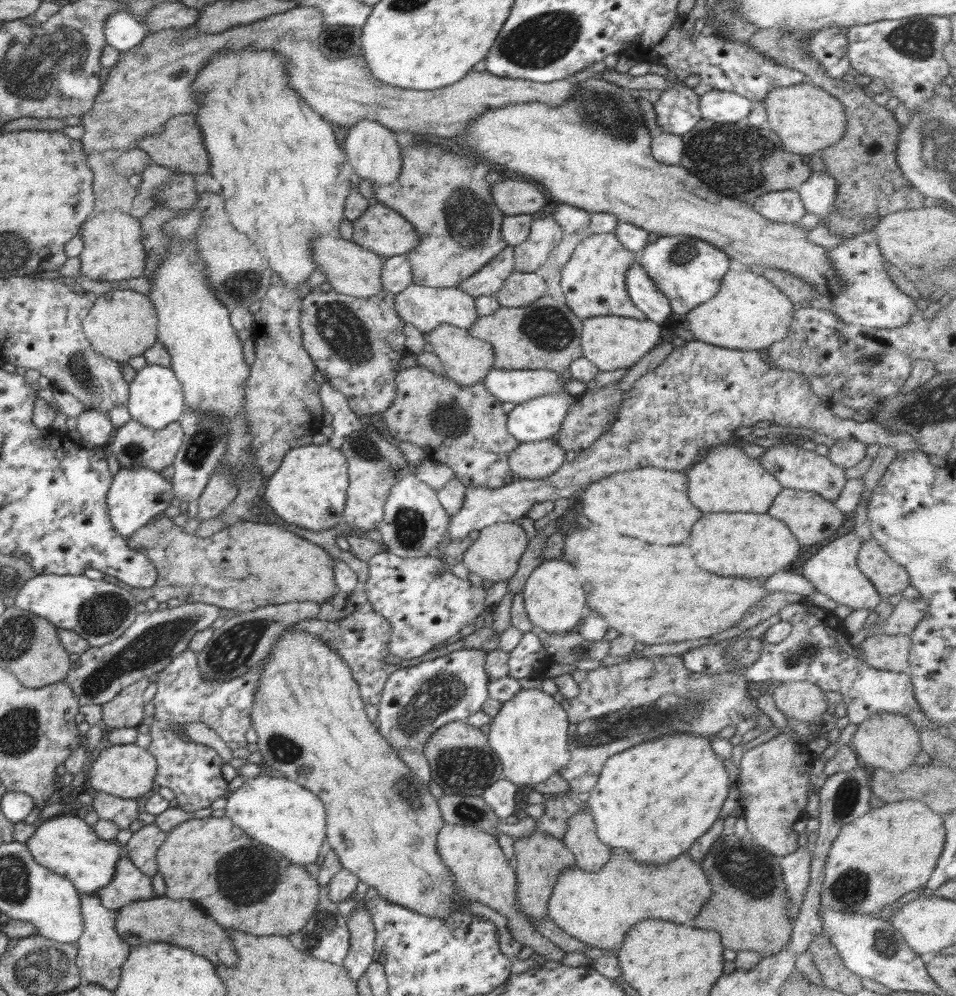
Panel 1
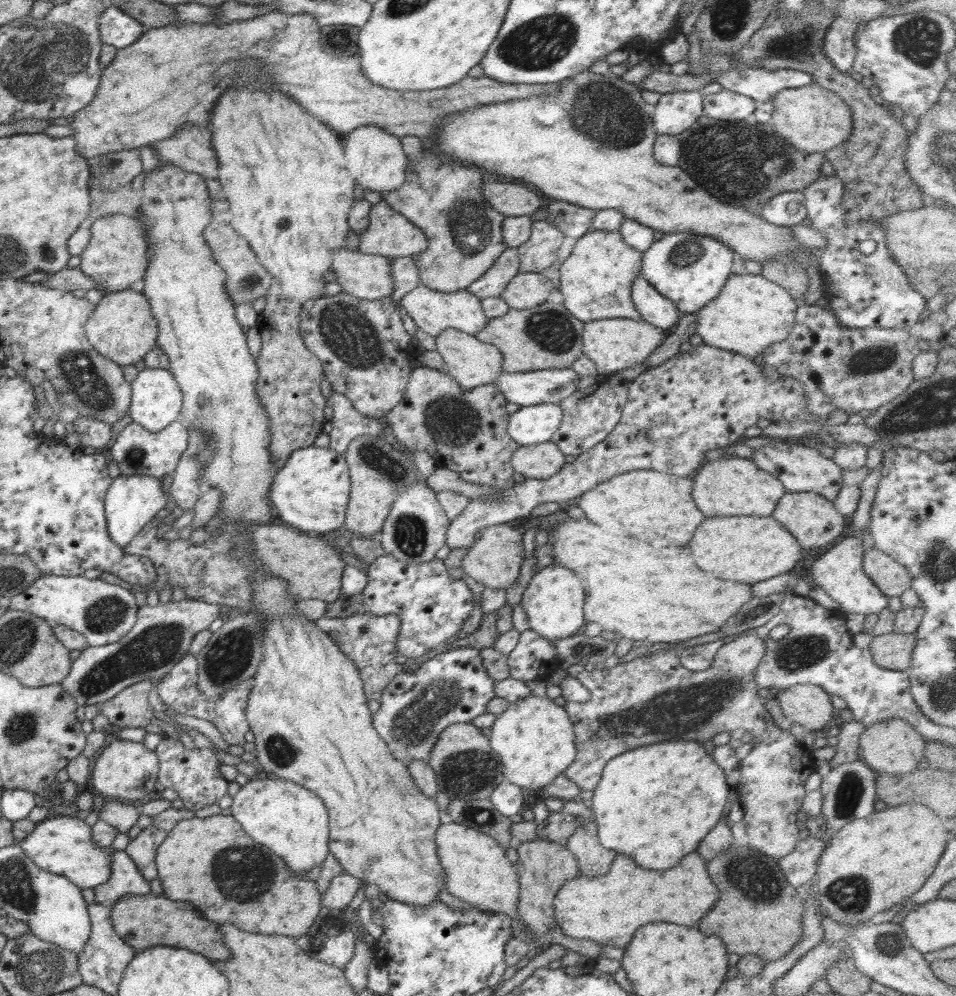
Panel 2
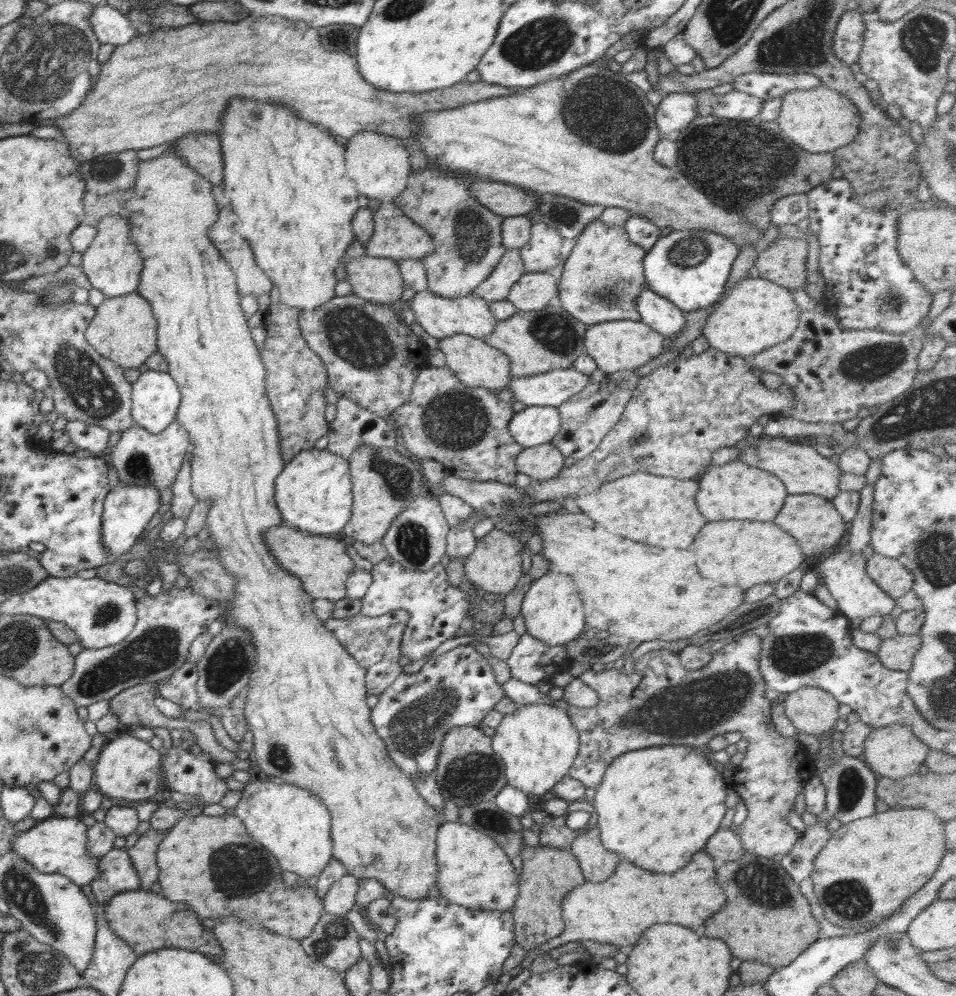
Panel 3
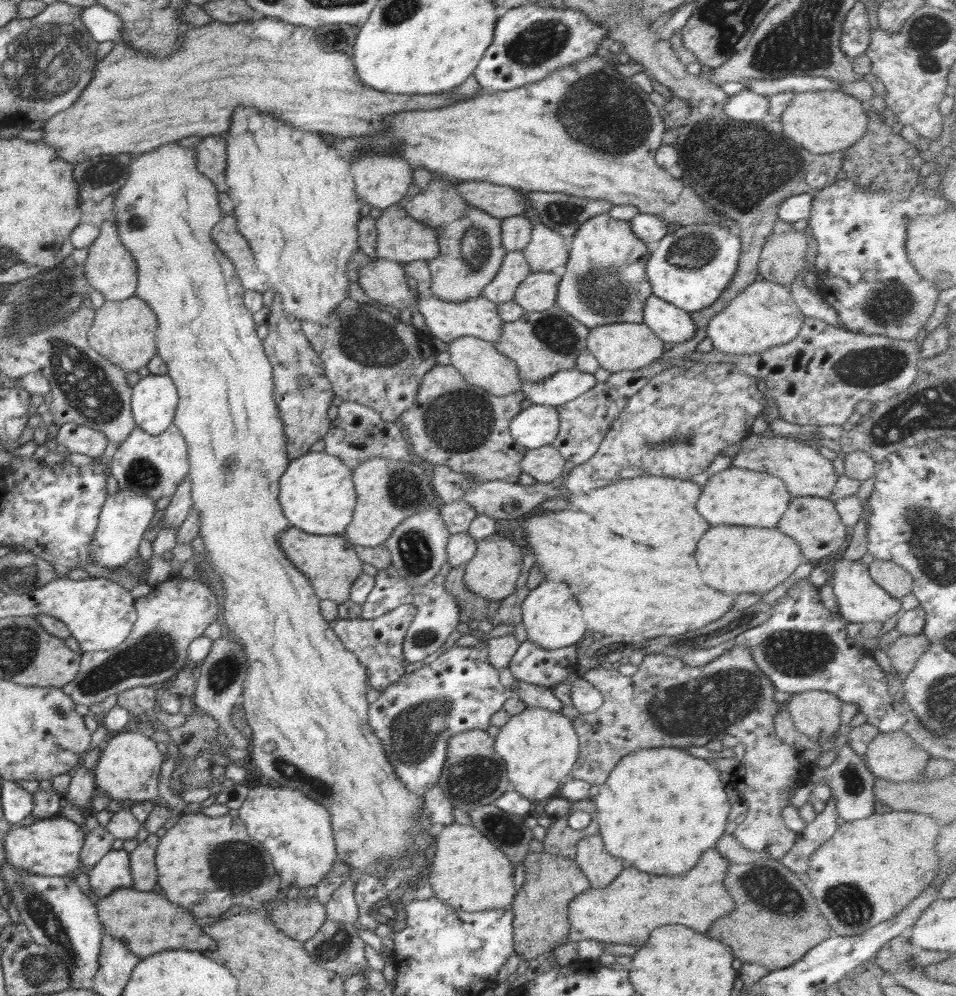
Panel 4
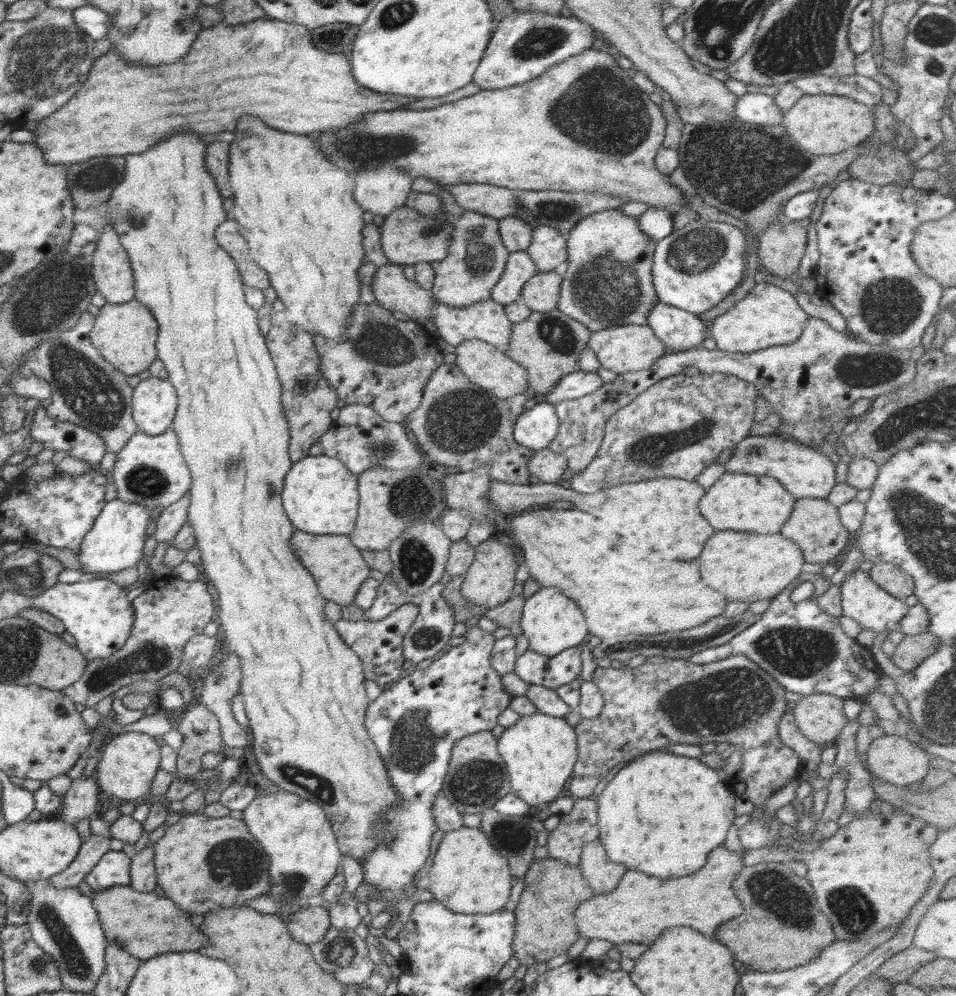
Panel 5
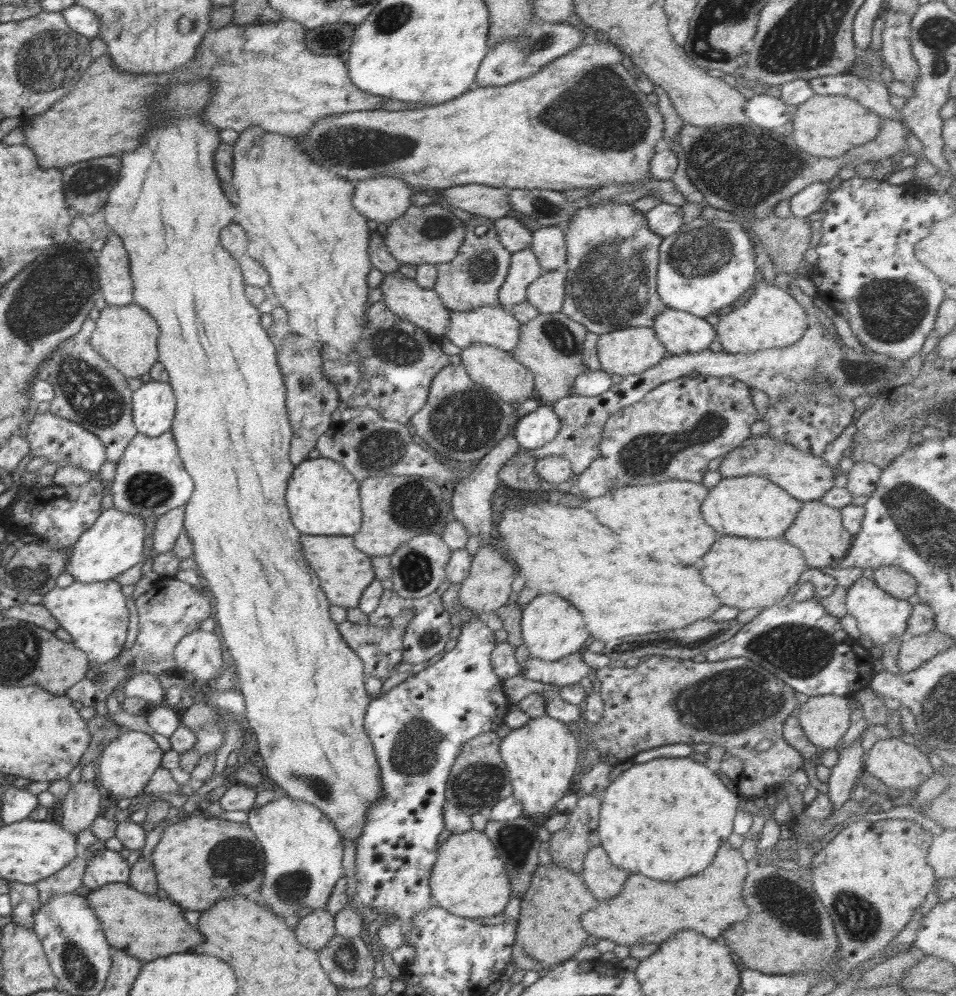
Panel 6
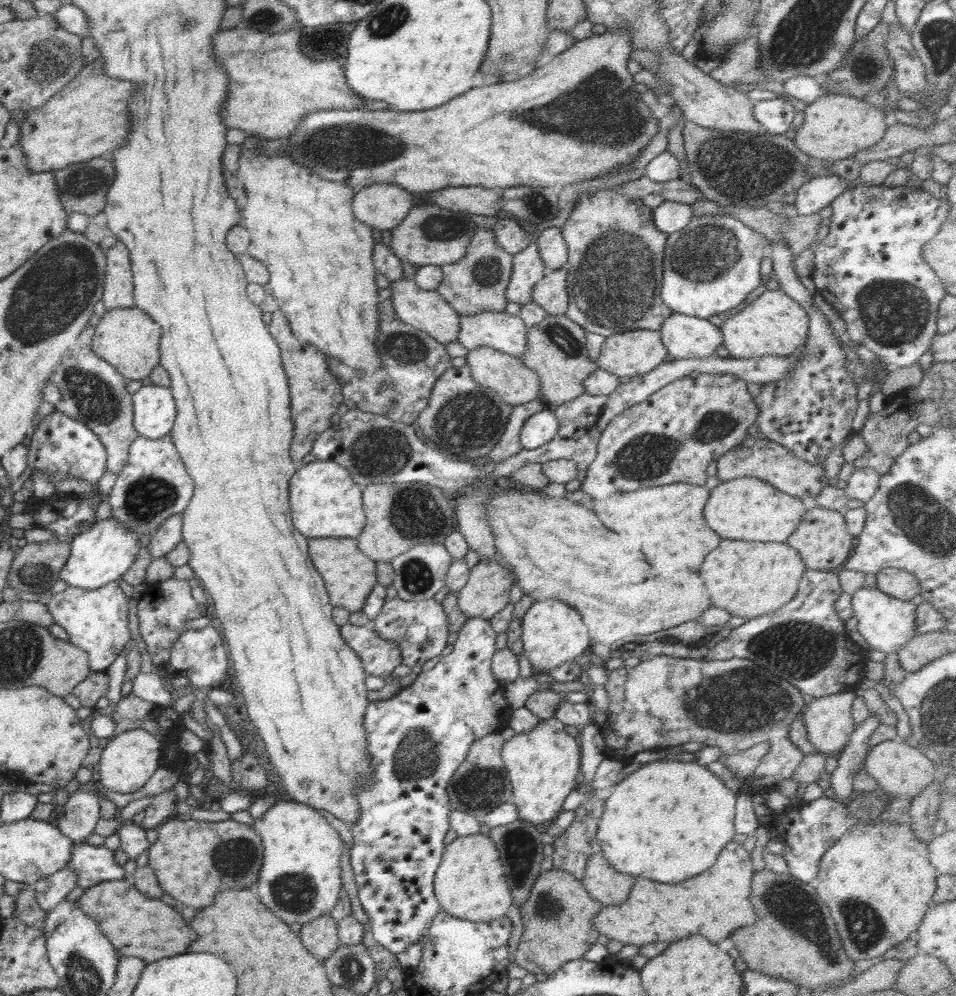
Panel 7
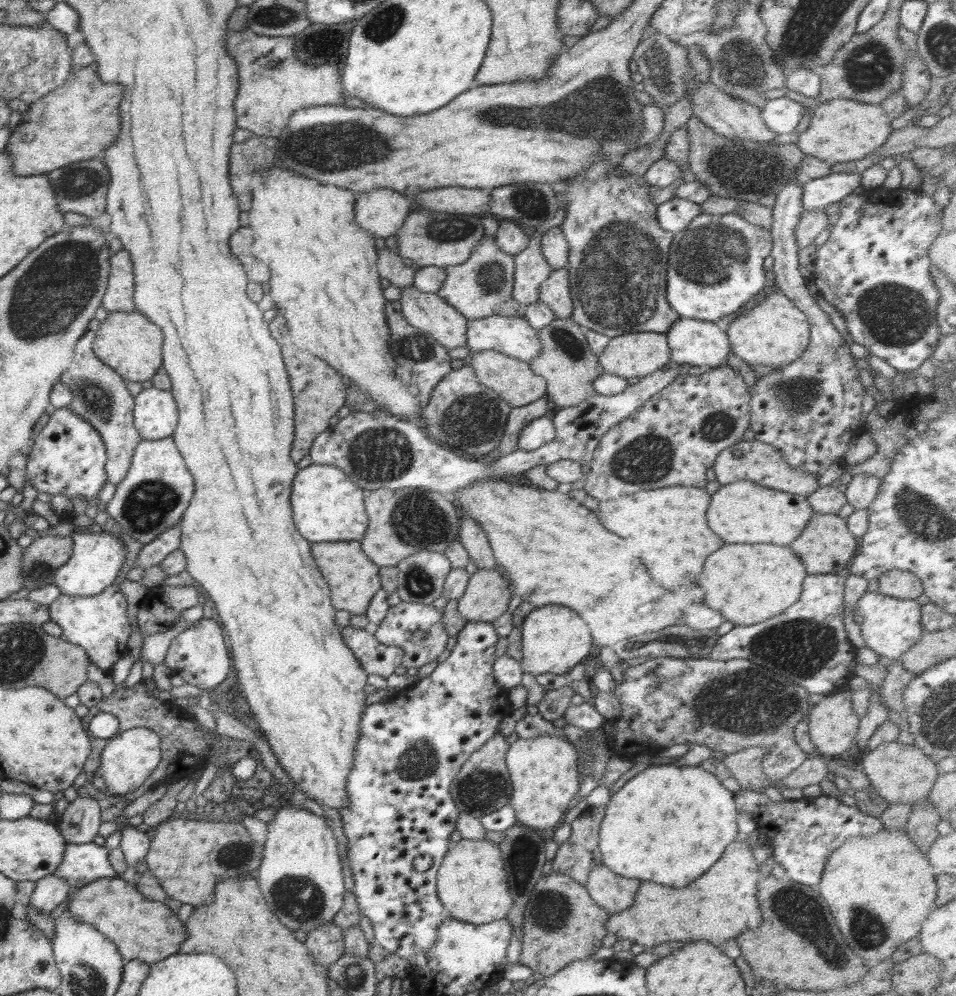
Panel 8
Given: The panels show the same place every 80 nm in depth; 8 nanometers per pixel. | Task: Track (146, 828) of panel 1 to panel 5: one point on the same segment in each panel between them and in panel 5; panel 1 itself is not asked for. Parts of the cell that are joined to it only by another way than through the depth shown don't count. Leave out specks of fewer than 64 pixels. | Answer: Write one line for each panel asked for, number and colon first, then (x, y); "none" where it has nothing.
2: (142, 849)
3: (142, 854)
4: (142, 859)
5: (142, 871)

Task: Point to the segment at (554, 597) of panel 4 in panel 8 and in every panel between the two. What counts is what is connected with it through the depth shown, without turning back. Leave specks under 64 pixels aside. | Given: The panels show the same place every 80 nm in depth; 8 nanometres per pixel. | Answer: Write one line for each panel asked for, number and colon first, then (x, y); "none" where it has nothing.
5: (552, 622)
6: (552, 628)
7: (553, 632)
8: (555, 638)

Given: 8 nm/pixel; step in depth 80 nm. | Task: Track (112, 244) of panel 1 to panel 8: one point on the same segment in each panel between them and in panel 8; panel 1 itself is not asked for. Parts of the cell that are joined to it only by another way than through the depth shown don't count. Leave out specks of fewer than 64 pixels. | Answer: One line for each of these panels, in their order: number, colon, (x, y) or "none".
2: (116, 257)
3: (113, 264)
4: (110, 268)
5: (111, 269)
6: (116, 284)
7: (118, 280)
8: (118, 297)

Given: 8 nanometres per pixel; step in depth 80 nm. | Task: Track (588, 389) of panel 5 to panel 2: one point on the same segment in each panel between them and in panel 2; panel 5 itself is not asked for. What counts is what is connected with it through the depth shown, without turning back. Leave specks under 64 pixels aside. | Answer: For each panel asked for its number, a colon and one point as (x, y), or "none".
2: (525, 389)
3: (552, 388)
4: (563, 387)

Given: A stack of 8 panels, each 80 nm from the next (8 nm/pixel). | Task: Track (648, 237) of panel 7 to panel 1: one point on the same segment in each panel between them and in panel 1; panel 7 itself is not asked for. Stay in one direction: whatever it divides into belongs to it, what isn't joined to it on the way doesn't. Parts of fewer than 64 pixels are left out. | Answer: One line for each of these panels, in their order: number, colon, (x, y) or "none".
1: (593, 281)
2: (595, 280)
3: (601, 279)
4: (605, 282)
5: (608, 283)
6: (611, 284)

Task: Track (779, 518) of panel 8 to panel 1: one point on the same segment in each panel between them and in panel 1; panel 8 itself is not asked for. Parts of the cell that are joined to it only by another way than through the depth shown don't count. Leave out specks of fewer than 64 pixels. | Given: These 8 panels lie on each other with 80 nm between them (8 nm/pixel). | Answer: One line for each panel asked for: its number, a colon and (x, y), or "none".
1: (725, 479)
2: (729, 486)
3: (734, 491)
4: (736, 496)
5: (743, 502)
6: (750, 506)
7: (746, 508)

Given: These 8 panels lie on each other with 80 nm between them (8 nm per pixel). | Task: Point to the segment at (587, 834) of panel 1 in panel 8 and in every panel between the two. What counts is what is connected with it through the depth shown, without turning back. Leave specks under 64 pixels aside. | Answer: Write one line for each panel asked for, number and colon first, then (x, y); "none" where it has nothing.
2: (593, 859)
3: (597, 863)
4: (599, 868)
5: (603, 875)
6: (604, 881)
7: (606, 885)
8: (613, 893)

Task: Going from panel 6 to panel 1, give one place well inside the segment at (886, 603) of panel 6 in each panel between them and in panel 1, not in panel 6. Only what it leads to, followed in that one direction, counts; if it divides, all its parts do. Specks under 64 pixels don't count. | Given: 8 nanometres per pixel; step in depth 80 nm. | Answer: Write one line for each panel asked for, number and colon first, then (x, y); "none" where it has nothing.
1: (833, 570)
2: (839, 572)
3: (844, 573)
4: (860, 599)
5: (863, 600)

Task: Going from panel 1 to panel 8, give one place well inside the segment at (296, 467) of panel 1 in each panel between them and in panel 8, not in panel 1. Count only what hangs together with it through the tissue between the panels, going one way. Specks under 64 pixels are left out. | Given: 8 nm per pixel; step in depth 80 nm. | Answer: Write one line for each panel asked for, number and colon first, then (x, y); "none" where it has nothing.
2: (311, 491)
3: (313, 492)
4: (317, 495)
5: (320, 496)
6: (322, 497)
7: (326, 503)
8: (327, 506)

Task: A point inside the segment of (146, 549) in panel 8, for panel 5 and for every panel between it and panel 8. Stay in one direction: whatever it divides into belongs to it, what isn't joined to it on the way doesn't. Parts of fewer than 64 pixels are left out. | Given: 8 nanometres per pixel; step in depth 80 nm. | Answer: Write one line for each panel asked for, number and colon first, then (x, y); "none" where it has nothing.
5: (175, 516)
6: (169, 527)
7: (169, 533)

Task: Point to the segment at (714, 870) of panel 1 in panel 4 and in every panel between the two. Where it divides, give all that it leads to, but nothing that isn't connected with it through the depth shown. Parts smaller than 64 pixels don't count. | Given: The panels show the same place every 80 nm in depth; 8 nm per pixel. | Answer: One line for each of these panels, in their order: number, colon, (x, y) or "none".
2: (765, 921)
3: (765, 917)
4: (775, 924)

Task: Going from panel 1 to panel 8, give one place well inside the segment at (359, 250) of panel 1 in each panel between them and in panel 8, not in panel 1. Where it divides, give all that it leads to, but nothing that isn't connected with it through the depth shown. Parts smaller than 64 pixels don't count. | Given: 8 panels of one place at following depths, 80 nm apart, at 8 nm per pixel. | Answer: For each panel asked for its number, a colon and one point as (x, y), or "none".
2: (367, 276)
3: (378, 279)
4: (384, 281)
5: (392, 290)
6: (403, 296)
7: (426, 310)
8: (428, 312)

